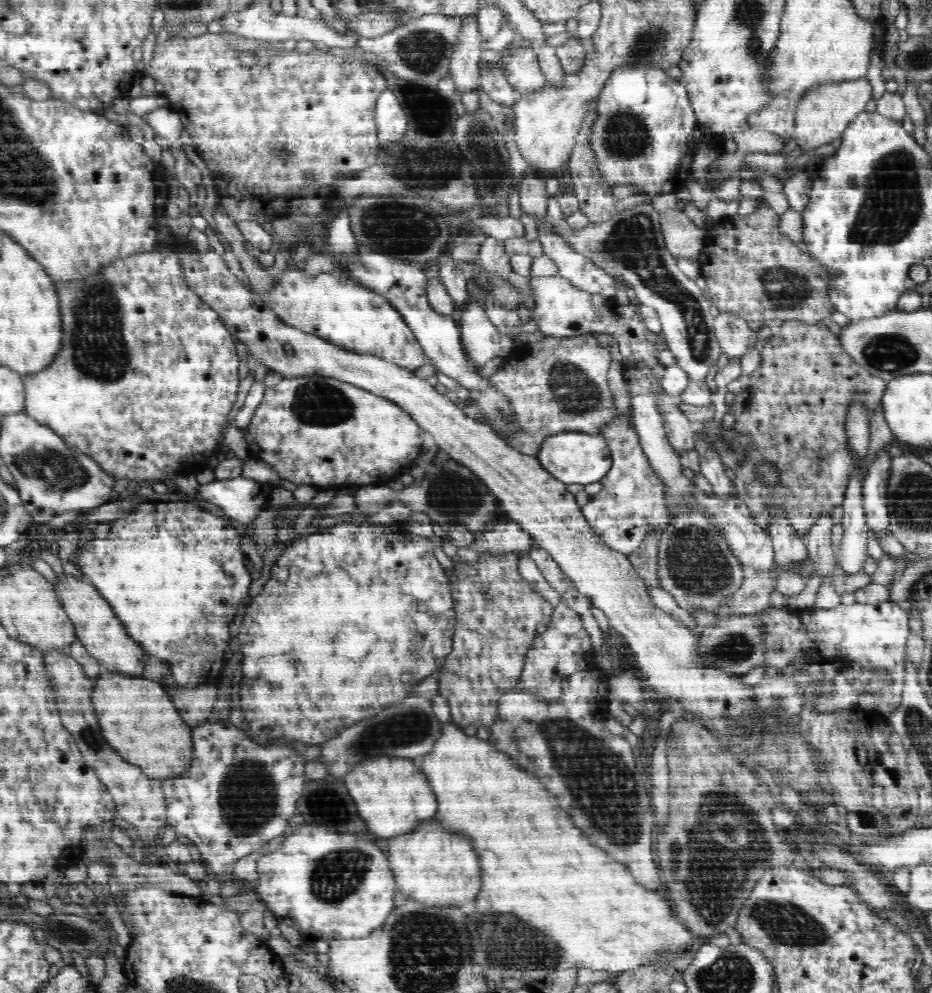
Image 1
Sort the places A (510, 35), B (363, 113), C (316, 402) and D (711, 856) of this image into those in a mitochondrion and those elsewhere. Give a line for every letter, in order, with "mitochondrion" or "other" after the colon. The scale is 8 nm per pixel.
A: other
B: other
C: mitochondrion
D: mitochondrion

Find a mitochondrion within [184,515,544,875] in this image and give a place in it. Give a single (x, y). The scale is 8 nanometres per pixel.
(247, 796)

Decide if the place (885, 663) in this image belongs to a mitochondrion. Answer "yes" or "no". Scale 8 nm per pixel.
no

